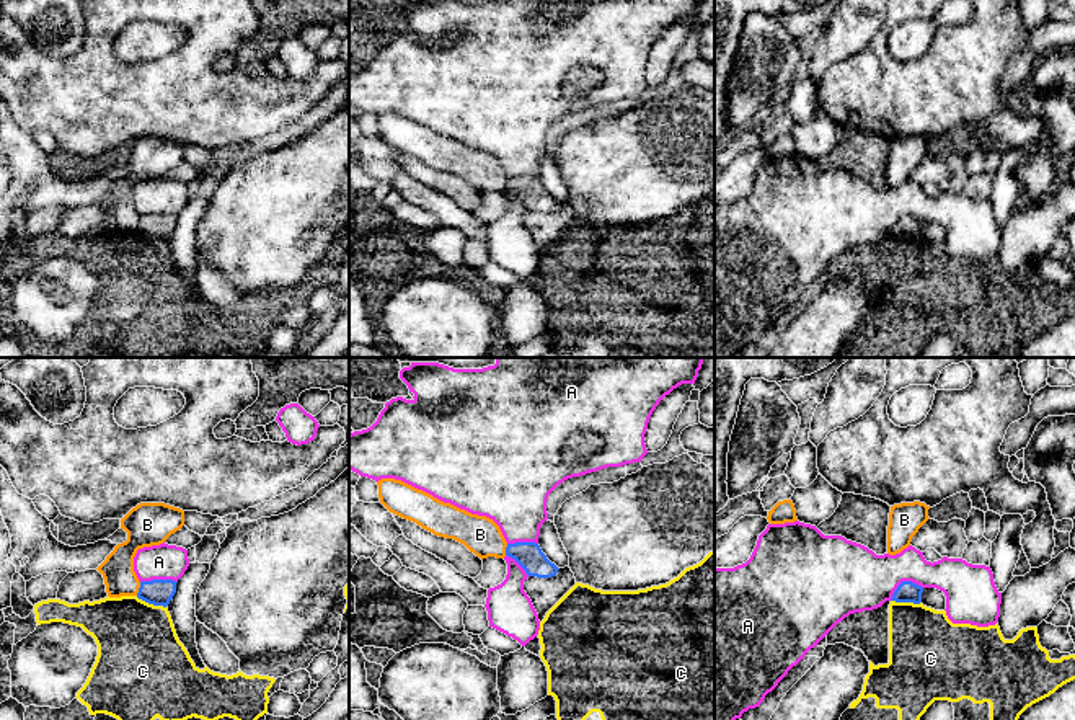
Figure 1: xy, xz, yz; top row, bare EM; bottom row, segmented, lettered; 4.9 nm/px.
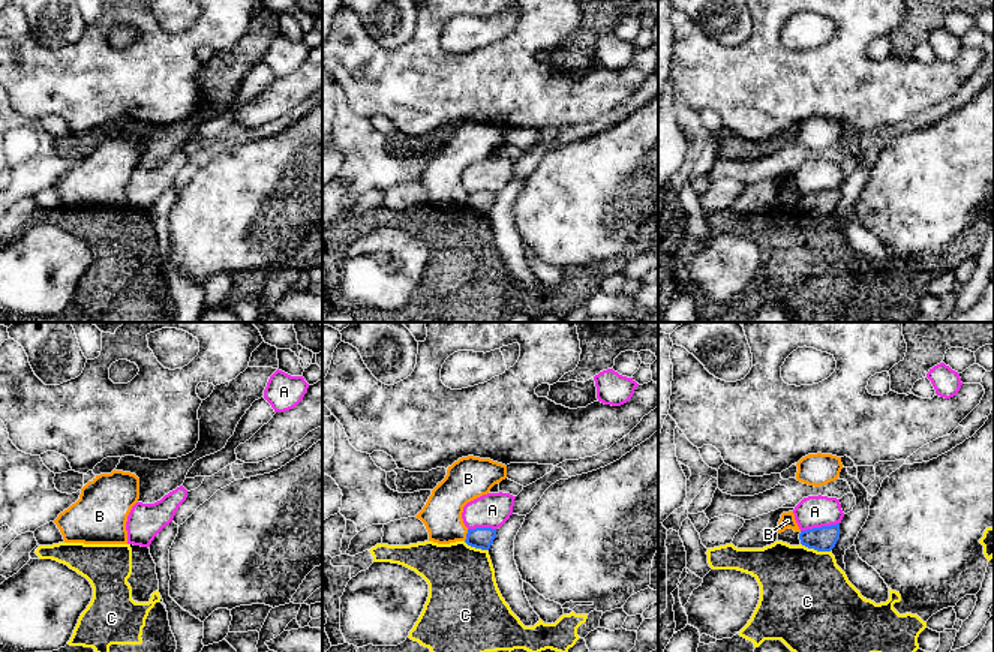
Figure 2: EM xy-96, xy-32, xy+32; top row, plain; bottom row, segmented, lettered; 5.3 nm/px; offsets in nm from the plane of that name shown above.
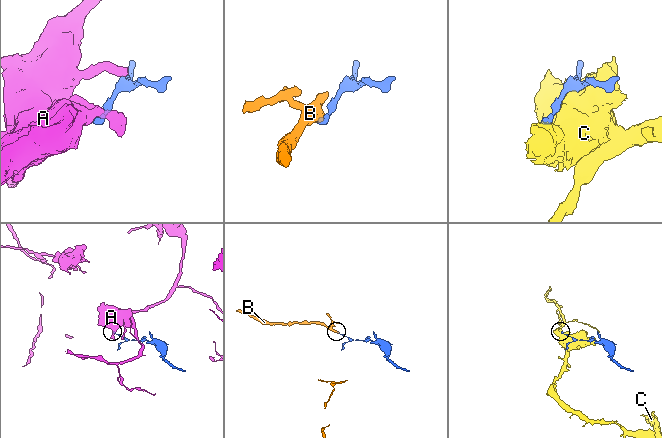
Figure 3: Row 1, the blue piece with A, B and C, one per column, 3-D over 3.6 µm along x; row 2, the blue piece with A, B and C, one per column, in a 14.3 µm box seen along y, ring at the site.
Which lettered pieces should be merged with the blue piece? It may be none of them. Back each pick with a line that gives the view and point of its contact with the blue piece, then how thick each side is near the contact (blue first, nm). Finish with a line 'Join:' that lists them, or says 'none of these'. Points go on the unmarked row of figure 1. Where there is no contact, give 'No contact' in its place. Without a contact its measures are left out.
Join: none of these

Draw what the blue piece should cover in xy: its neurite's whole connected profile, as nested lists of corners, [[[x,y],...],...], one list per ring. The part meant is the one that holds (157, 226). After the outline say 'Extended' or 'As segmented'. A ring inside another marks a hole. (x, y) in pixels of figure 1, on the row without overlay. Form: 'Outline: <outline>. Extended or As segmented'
Outline: [[[173,214],[140,216],[137,232],[148,238],[166,242],[176,227],[176,217]]]. As segmented

